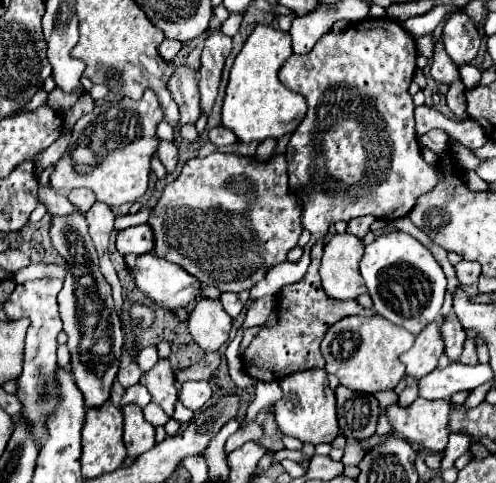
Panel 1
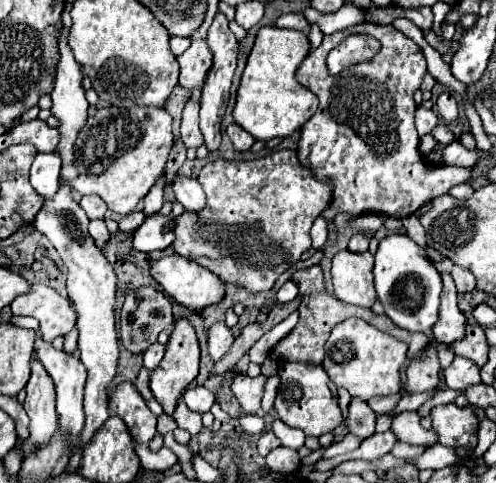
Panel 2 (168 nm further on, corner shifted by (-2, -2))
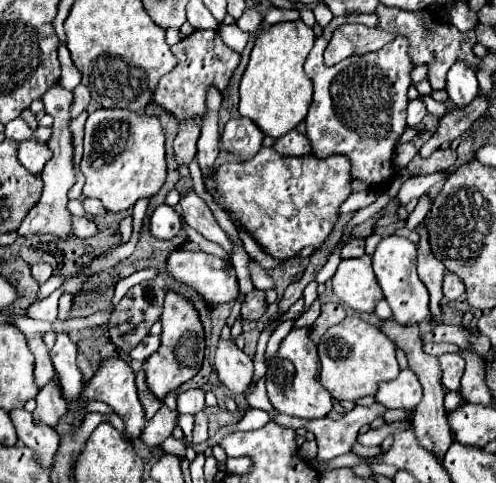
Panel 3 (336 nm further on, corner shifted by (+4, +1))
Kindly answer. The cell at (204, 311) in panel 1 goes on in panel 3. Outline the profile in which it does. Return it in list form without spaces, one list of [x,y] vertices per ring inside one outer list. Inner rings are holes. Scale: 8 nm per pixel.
[[[220,339],[216,347],[214,367],[222,385],[232,393],[244,393],[254,375],[252,357],[234,345],[232,339]]]

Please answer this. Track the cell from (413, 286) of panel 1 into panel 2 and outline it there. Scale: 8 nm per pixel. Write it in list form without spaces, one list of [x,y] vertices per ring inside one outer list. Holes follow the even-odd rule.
[[[392,234],[380,240],[378,252],[374,254],[374,282],[378,300],[386,308],[386,316],[408,332],[424,332],[432,336],[432,326],[438,318],[442,280],[436,266],[426,258],[426,250],[418,246],[410,236]]]

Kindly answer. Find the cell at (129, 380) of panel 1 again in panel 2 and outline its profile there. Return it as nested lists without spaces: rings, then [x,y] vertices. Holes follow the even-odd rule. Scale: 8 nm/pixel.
[[[142,368],[134,384],[136,384],[138,392],[144,396],[144,400],[152,400],[152,392],[150,392],[150,388],[148,388],[148,380],[150,380],[150,372],[148,372],[146,368]]]

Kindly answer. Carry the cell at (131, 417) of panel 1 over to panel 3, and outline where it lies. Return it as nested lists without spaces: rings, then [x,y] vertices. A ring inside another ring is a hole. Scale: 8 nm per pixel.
[[[106,359],[102,363],[102,367],[94,373],[94,377],[84,385],[84,391],[82,391],[82,397],[84,399],[94,399],[94,401],[104,401],[108,403],[120,417],[122,421],[126,423],[126,439],[136,439],[142,435],[142,429],[146,425],[146,417],[144,417],[144,407],[142,403],[138,401],[138,395],[136,395],[136,385],[134,385],[134,373],[130,369],[130,365],[122,359]]]

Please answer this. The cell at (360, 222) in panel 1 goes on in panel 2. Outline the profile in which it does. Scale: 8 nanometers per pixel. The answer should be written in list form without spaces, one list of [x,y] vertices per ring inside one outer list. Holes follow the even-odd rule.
[[[356,234],[356,236],[352,236],[352,240],[348,244],[348,250],[352,250],[352,252],[366,252],[368,250],[368,242],[370,242],[368,236]]]

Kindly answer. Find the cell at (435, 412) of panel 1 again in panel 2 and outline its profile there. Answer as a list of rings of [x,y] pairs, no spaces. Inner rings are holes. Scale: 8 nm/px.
[[[446,404],[446,406],[436,406],[432,412],[432,430],[438,432],[440,444],[456,448],[464,446],[470,452],[478,444],[478,428],[480,420],[474,410],[458,408],[456,404]]]

